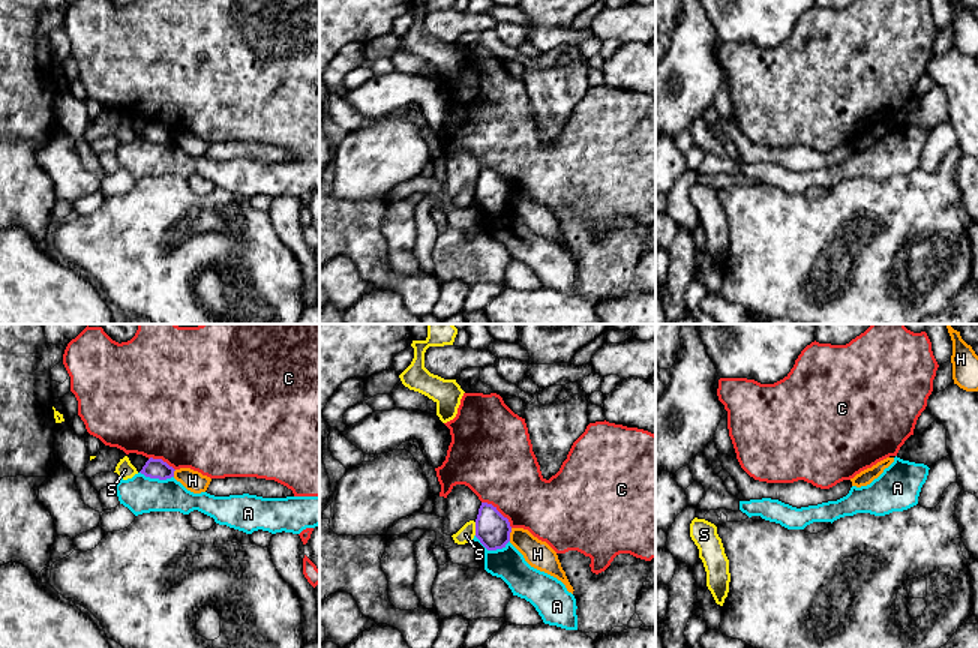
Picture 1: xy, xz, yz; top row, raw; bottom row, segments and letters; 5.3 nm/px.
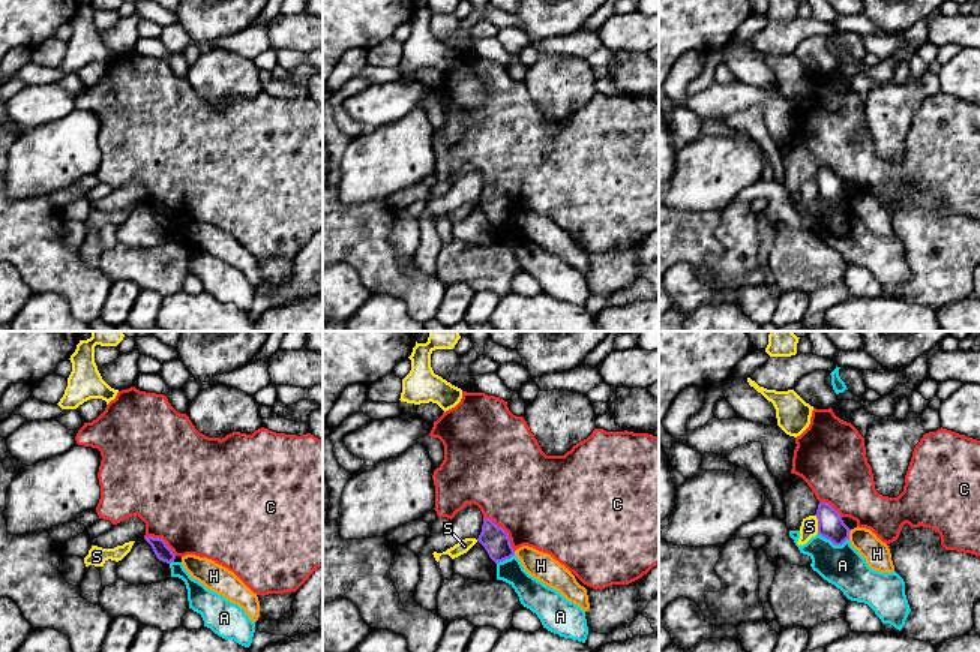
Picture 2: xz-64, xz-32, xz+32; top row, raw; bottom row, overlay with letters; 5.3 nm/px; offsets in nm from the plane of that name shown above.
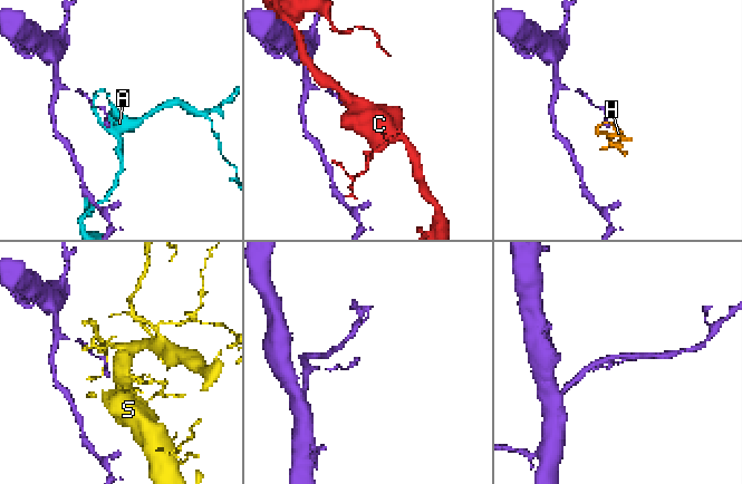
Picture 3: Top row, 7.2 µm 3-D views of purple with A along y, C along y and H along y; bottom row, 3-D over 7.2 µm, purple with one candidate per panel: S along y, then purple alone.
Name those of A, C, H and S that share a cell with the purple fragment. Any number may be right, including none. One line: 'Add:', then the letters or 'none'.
Add: none

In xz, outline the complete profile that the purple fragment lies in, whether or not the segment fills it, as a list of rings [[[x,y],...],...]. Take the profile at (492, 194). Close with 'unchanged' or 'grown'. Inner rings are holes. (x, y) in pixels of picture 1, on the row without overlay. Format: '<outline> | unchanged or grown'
[[[482,166],[476,183],[476,201],[488,214],[506,212],[510,206],[512,190],[496,171]]] | unchanged

